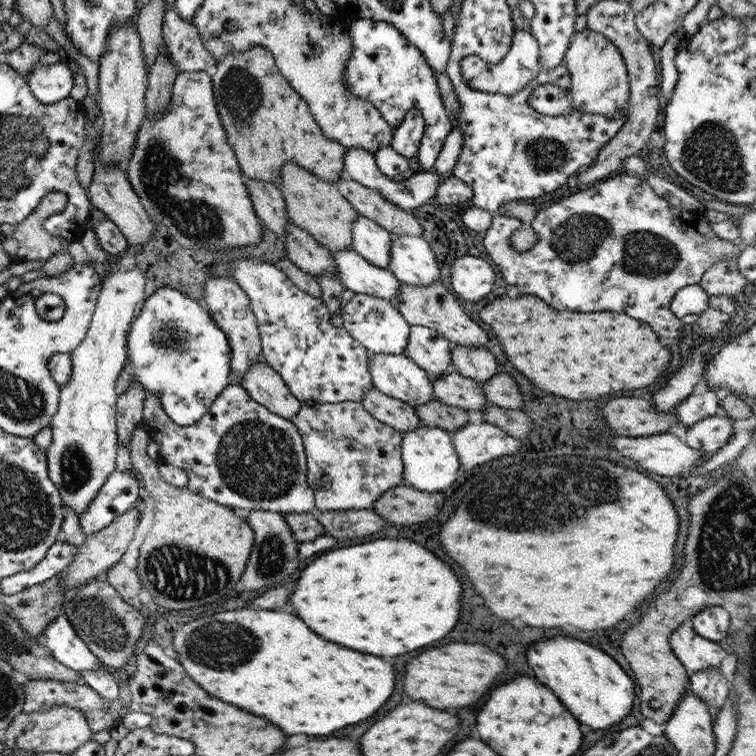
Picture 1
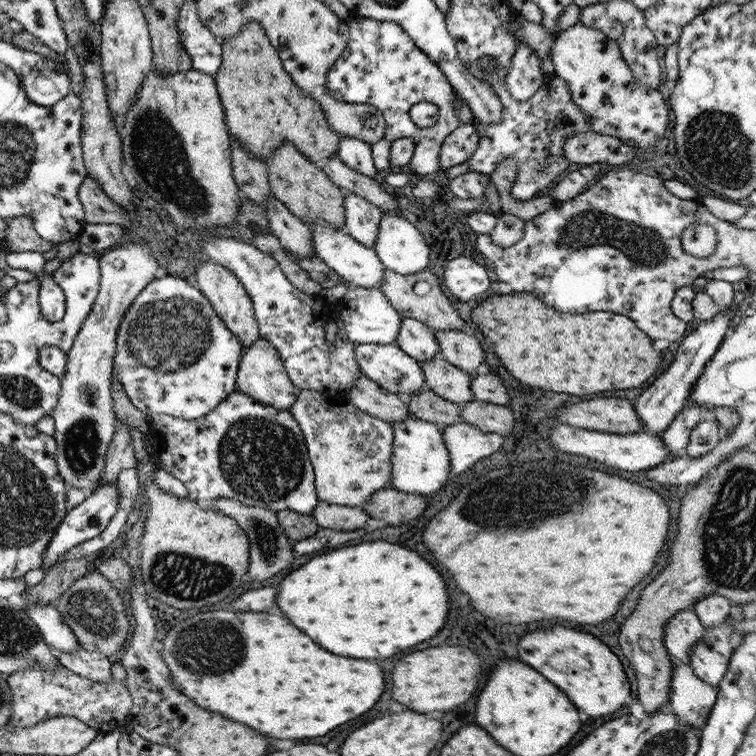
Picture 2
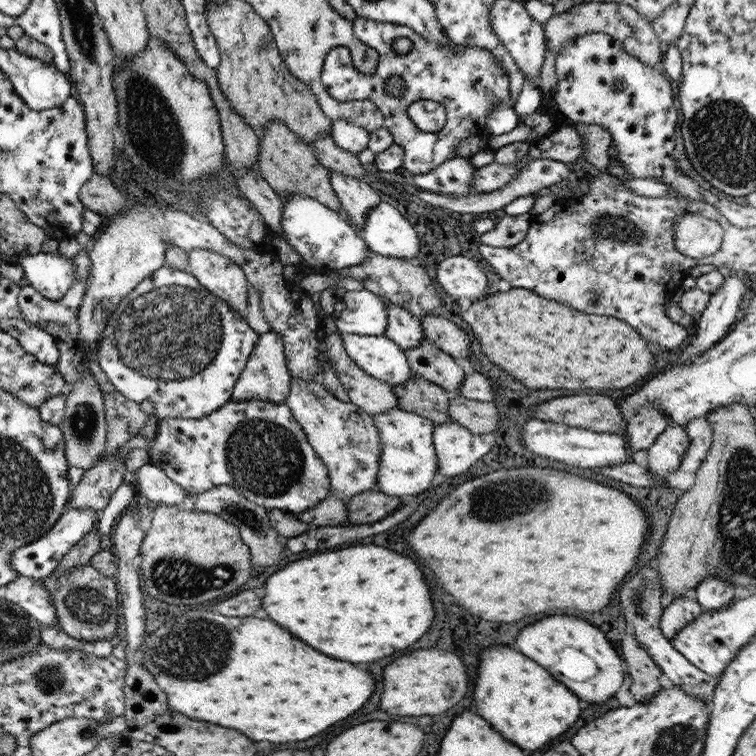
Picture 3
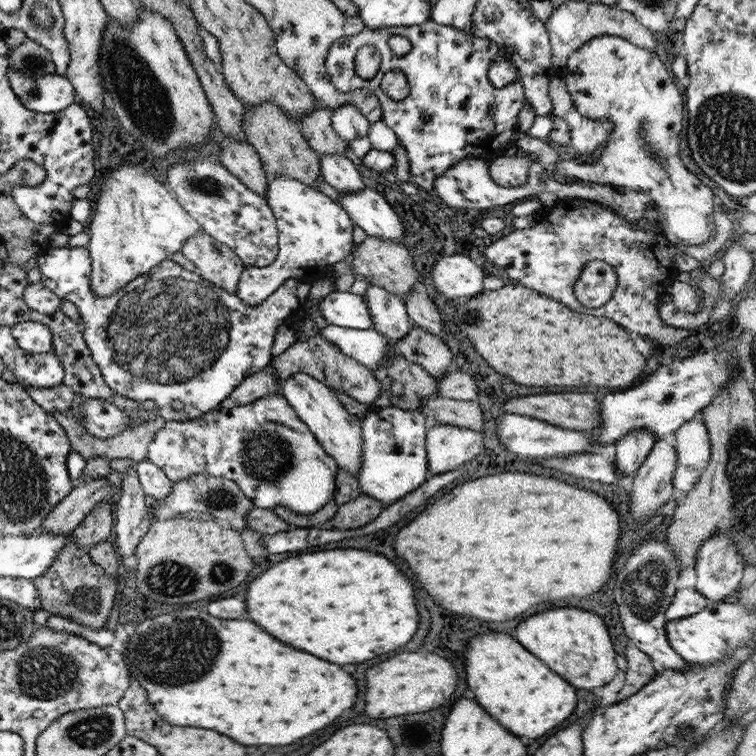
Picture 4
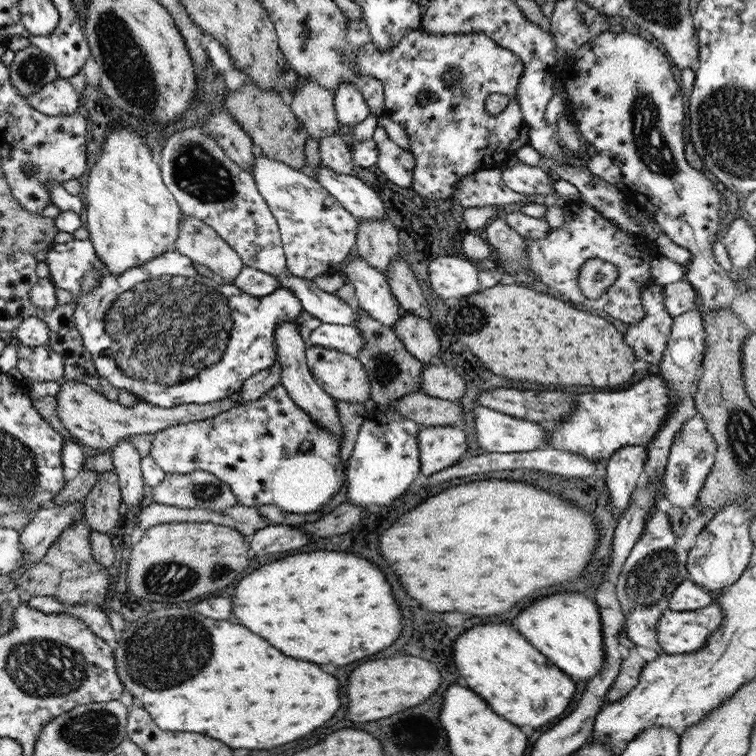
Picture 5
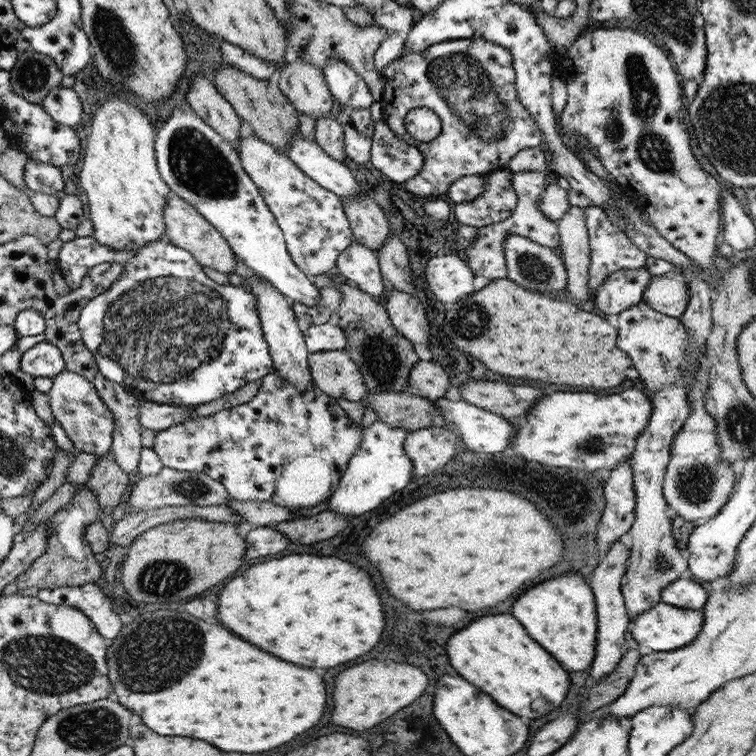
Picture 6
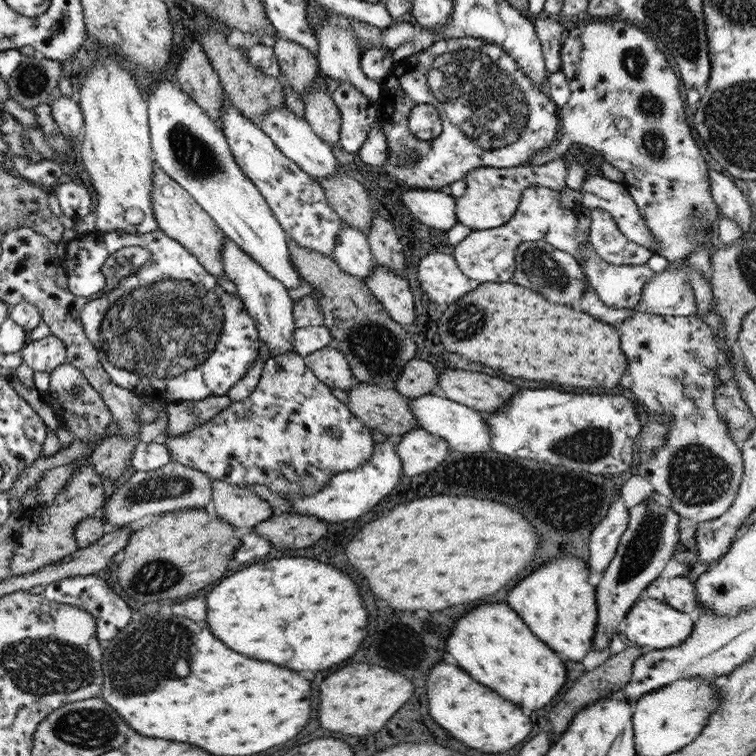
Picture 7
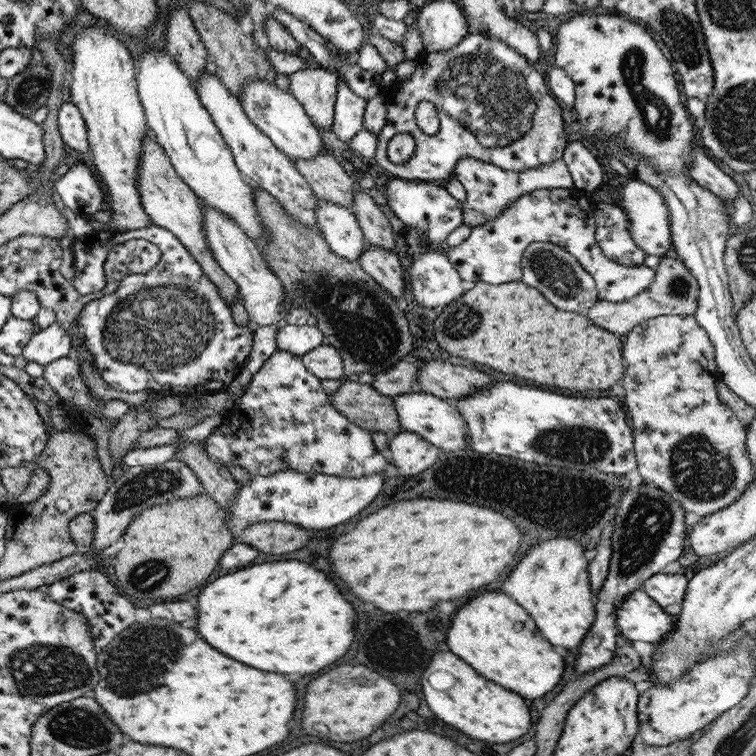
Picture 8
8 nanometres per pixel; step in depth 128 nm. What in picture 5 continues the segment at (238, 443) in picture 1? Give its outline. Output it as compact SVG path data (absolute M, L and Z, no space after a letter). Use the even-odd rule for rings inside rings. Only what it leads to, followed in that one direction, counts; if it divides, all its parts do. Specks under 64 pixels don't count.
M276 384L273 388L263 394L260 398L241 402L239 406L235 408L229 408L223 412L216 414L213 417L204 418L200 421L175 423L173 426L169 426L159 432L156 432L151 436L151 448L149 449L149 456L153 458L153 462L161 468L164 474L187 474L193 471L205 471L217 477L221 482L229 485L231 493L237 497L239 505L248 507L257 507L263 505L273 505L288 513L307 514L307 512L315 512L320 510L321 507L331 500L331 497L339 490L342 482L344 481L344 468L339 458L339 448L341 442L325 428L321 428L317 422L313 422L299 406L295 406L286 394L283 386Z

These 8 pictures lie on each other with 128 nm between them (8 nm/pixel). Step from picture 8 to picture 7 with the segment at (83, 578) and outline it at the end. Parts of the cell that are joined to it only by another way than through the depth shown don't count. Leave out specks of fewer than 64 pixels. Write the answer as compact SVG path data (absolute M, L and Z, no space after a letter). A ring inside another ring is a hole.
M95 574L70 576L60 581L47 583L42 590L42 595L51 602L74 606L89 613L95 621L95 637L97 637L97 641L99 642L101 642L101 640L110 641L111 638L113 638L121 628L125 628L127 622L129 622L129 614L131 614L131 612L129 612L127 604L125 604L119 596L113 594L105 580L96 577Z

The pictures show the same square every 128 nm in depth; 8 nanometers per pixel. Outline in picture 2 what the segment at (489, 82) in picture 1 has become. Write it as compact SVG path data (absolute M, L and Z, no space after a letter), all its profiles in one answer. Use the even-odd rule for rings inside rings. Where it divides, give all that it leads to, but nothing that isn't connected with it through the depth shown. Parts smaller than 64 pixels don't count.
M525 43L516 44L514 48L510 66L503 75L503 84L515 100L523 101L537 91L546 75L542 73L540 61L533 49Z

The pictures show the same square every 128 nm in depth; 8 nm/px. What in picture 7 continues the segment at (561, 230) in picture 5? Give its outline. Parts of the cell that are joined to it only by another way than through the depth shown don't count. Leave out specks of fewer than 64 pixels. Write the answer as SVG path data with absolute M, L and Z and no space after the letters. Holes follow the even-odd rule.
M599 208L589 209L588 215L590 218L588 242L602 262L621 267L646 265L651 252L627 240L609 212Z

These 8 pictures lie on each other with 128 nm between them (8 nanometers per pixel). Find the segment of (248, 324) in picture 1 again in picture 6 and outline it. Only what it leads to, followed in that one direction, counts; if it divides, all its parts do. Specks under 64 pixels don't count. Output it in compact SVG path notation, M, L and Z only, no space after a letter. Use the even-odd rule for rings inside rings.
M171 190L167 194L167 204L163 208L163 223L165 223L166 240L173 246L186 250L201 267L213 269L224 275L235 271L236 256L233 255L225 239L193 206L189 206Z

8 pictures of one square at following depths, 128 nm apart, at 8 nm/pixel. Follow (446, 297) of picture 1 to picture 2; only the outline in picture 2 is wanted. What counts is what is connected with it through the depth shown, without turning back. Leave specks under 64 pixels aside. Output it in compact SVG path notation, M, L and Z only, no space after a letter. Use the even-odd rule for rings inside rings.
M385 269L379 290L395 309L395 312L399 313L400 319L411 318L417 320L434 331L463 330L463 326L465 325L463 318L460 318L458 310L451 305L451 301L445 298L443 290L439 288L439 284L437 283L437 278L429 270L427 272L419 272L415 275L402 276ZM417 282L425 282L429 286L429 290L425 294L415 294L413 292L413 285L417 284Z

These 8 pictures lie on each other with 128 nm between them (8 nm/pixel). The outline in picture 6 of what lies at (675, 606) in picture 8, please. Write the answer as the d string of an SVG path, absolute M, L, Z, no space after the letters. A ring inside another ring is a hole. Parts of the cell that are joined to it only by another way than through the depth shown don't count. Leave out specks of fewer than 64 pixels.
M692 577L677 578L659 592L659 599L680 609L702 610L707 595L707 587Z

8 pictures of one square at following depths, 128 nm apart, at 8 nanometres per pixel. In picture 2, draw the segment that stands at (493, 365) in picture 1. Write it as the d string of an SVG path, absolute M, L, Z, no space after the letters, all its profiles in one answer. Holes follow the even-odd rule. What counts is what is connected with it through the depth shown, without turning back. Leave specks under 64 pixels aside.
M435 331L435 341L439 345L439 352L449 364L457 366L459 370L475 375L476 368L485 364L485 354L477 338L462 331Z

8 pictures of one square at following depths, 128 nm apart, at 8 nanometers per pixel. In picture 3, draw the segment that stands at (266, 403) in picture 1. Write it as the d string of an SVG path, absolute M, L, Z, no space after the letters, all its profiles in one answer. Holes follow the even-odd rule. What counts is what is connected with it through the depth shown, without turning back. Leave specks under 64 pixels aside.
M267 332L260 334L245 361L245 367L241 369L241 375L233 385L231 401L259 400L275 403L283 403L289 395L289 372L283 356L283 342L277 334Z

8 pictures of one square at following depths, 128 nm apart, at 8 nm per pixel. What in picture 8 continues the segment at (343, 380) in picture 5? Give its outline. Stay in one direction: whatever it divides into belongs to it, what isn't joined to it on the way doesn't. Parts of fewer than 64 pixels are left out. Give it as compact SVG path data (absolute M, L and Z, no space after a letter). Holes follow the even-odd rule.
M325 343L315 346L313 350L309 350L299 359L305 369L318 379L341 379L345 376L339 352Z

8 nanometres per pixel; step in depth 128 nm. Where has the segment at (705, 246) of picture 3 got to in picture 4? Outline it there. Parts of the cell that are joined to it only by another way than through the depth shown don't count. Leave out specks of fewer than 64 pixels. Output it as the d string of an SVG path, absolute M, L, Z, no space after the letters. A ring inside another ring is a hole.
M599 35L567 57L563 78L565 90L581 118L612 124L598 159L592 164L567 163L565 175L646 192L649 204L659 211L663 235L675 244L697 246L711 240L715 234L713 194L679 159L684 96L679 94L657 54L625 38Z

